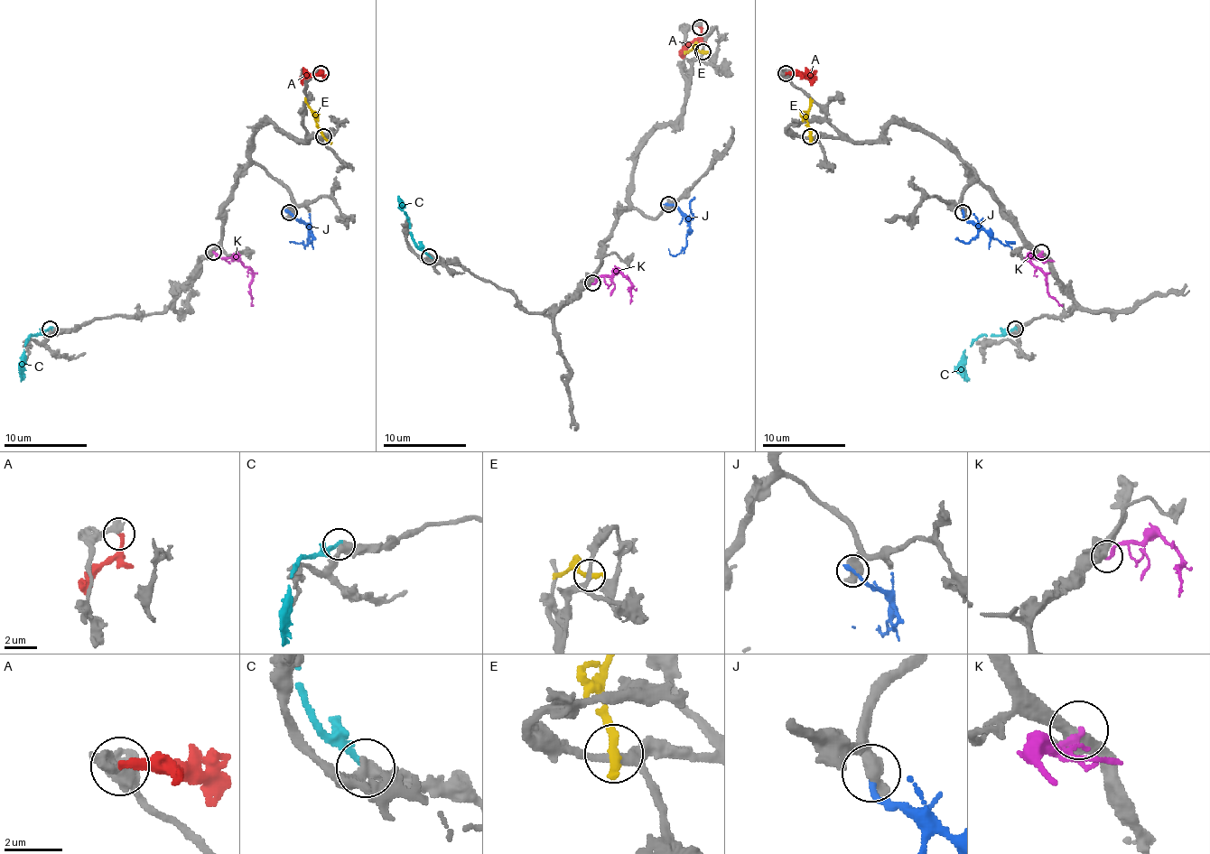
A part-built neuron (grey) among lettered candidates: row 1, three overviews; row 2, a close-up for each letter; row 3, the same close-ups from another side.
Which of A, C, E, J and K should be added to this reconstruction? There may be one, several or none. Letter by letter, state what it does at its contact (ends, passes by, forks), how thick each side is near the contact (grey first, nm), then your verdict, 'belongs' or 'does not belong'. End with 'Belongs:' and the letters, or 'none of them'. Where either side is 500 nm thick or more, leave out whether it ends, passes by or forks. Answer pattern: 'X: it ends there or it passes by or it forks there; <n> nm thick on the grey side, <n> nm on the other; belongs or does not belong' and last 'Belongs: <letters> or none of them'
A: 500 nm thick on the grey side, 260 nm on the other; belongs
C: it ends there; 400 nm thick on the grey side, 200 nm on the other; does not belong
E: it ends there; 200 nm thick on the grey side, 320 nm on the other; does not belong
J: 600 nm thick on the grey side, 280 nm on the other; does not belong
K: it ends there; 380 nm thick on the grey side, 240 nm on the other; does not belong
Belongs: A

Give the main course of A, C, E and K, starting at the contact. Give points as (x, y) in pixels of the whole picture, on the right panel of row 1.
A: (786, 73), (803, 73), (817, 79)
C: (1014, 328), (981, 334), (964, 348), (966, 382)
E: (811, 137), (806, 110), (811, 97)
K: (1041, 251), (1030, 262), (1041, 272), (1047, 292), (1062, 305)

